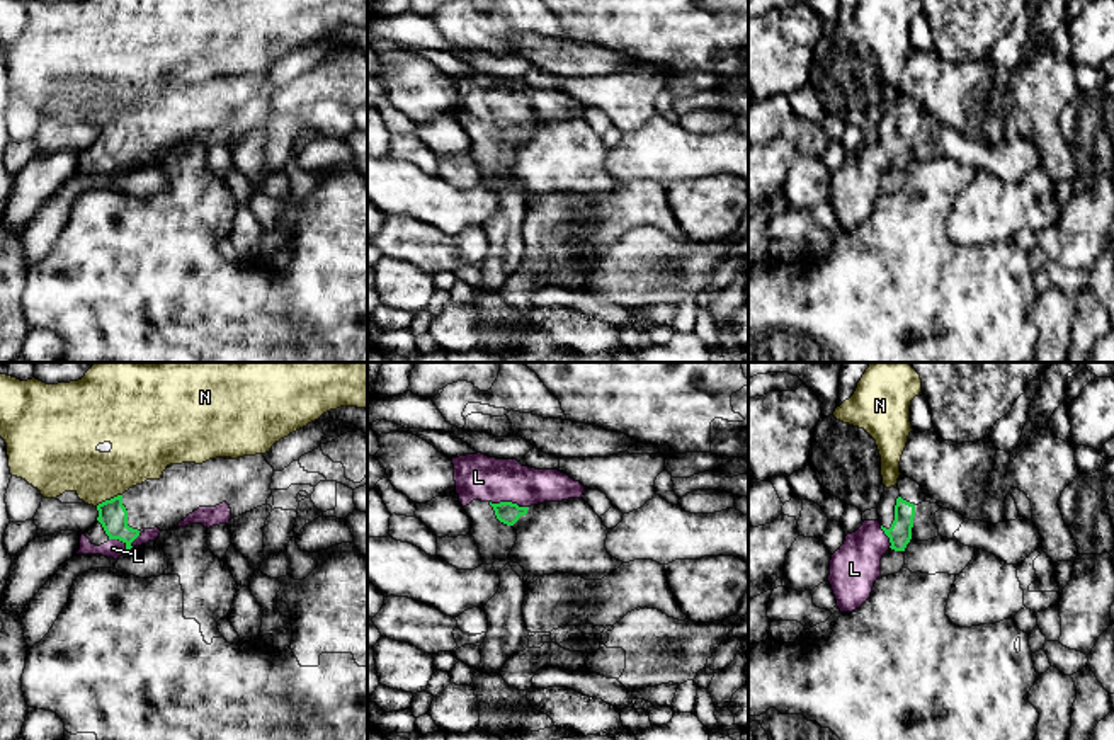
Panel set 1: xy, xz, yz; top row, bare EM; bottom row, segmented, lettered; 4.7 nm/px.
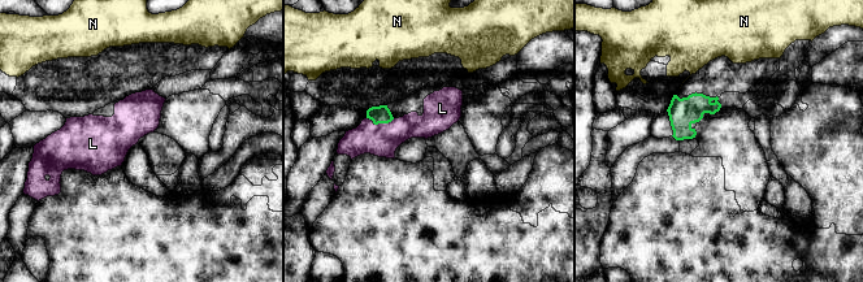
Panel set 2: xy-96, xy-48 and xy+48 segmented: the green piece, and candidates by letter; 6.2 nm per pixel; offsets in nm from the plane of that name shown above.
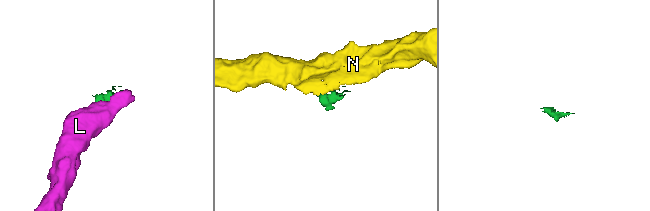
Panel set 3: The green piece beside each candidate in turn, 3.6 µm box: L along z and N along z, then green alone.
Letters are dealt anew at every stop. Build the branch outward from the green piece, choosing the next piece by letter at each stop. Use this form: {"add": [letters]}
{"add": ["L"]}

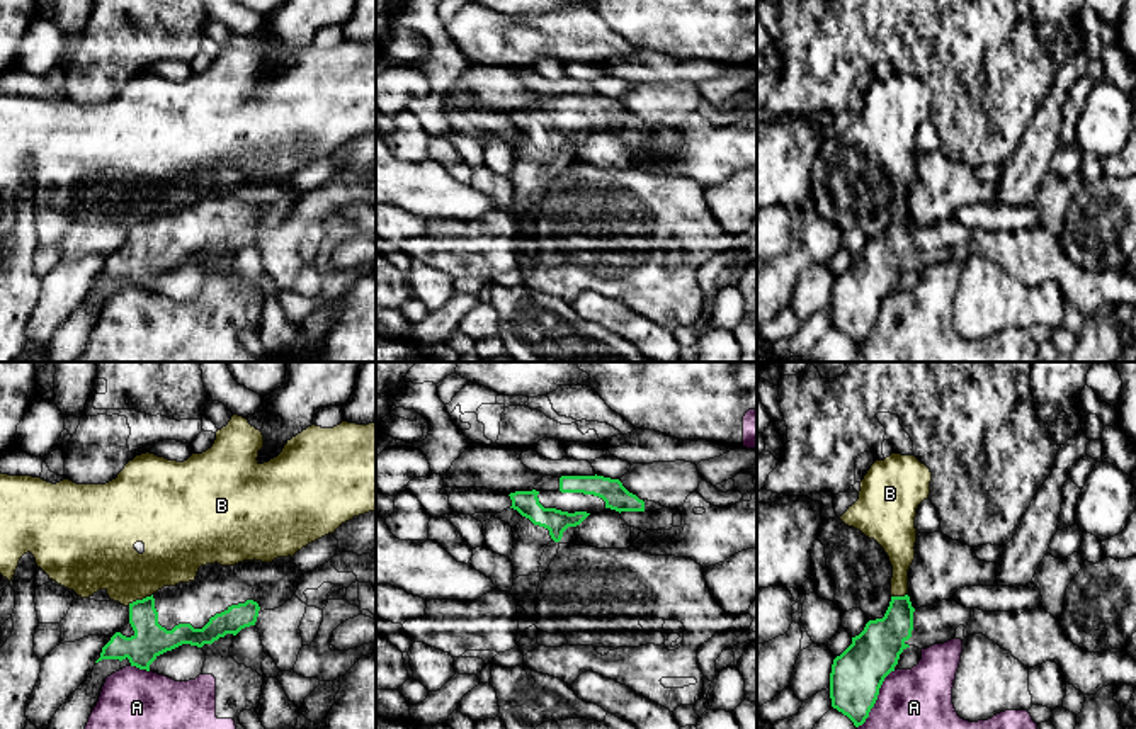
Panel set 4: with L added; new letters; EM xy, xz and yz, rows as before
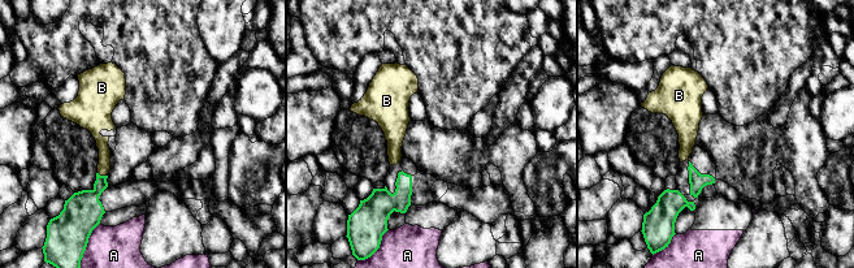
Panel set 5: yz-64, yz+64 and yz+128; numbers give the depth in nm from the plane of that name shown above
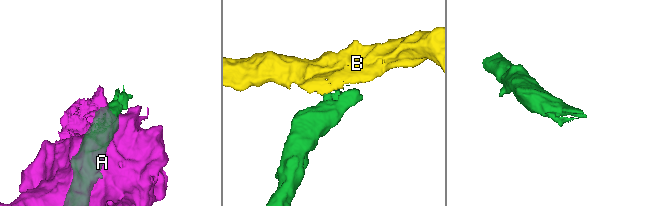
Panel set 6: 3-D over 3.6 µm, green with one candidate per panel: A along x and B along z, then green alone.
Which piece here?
{"add": []}

